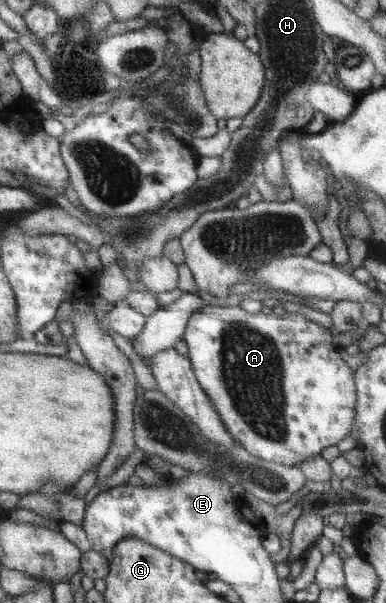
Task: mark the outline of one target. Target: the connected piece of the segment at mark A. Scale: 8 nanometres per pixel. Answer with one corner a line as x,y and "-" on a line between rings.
204,304
196,312
189,316
185,326
182,340
188,347
187,357
189,358
195,379
203,392
208,395
209,400
215,407
227,433
236,443
239,443
252,457
262,461
269,461
279,465
297,467
299,463
320,454
325,447
336,445
345,435
352,431
352,424
355,413
355,383
353,381
353,370
340,358
339,352
342,347
333,345
331,333
325,327
317,325
299,312
285,311
283,315
273,312
263,314
261,312
249,313
239,306
220,307

